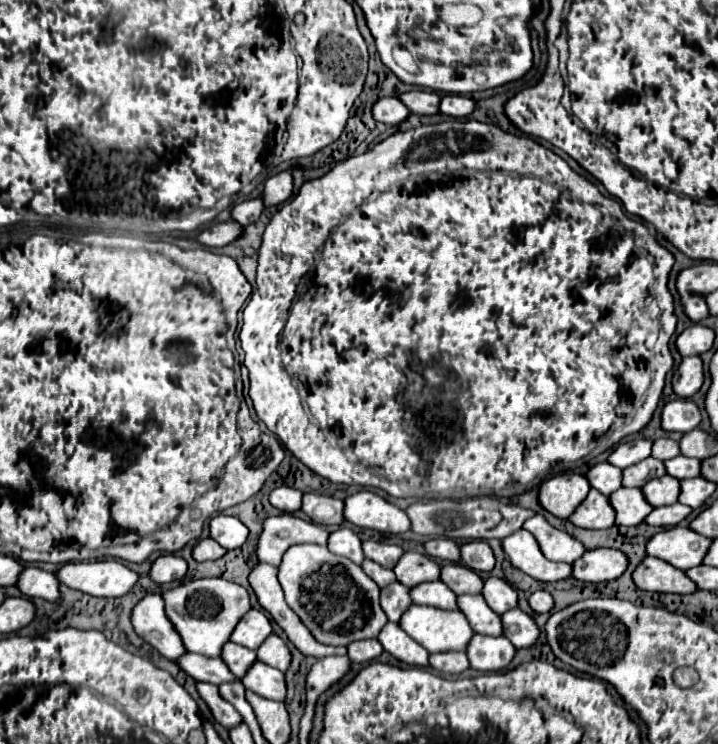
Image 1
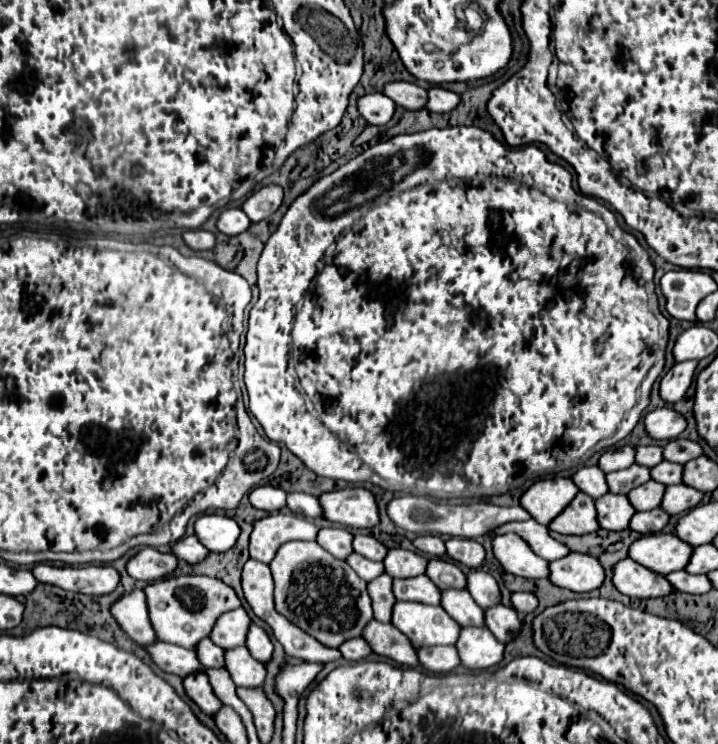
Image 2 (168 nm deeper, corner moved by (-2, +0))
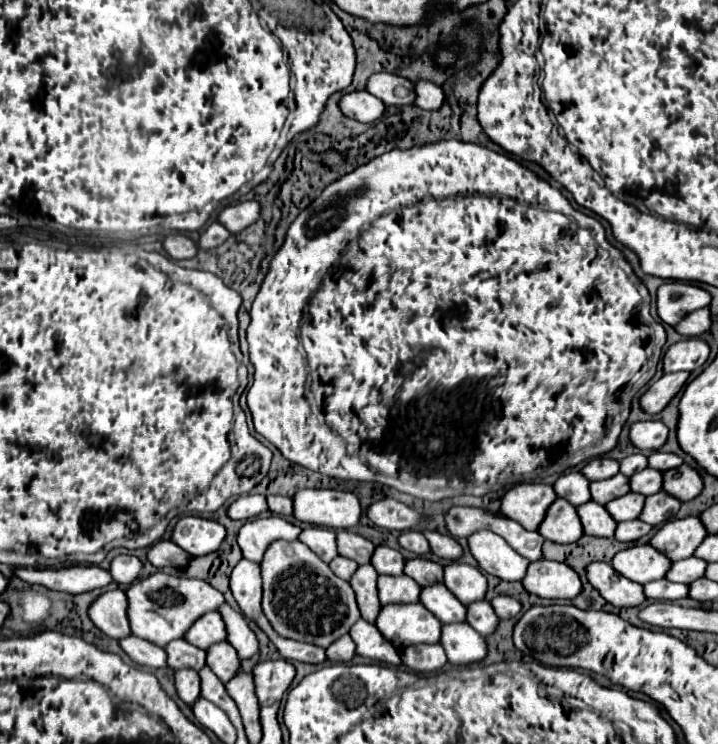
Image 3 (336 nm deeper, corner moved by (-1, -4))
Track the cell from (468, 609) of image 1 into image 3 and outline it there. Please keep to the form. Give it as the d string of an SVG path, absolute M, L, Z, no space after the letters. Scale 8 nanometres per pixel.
M433 584L421 588L421 604L431 610L443 624L447 622L465 622L465 604L461 604L451 590L443 584Z

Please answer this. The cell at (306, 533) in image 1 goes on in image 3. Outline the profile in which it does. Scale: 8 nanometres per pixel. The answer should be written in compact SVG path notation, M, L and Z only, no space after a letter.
M281 516L255 518L239 530L237 542L241 546L243 558L259 564L271 542L275 542L275 540L297 540L301 532L303 532L303 528L299 528L297 524L293 524Z

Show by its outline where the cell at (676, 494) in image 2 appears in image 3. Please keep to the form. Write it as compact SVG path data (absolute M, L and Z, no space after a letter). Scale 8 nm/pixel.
M659 492L659 494L647 496L645 508L643 508L639 520L657 526L657 524L663 524L663 522L675 518L679 508L681 508L681 502L677 498L671 498L667 492Z

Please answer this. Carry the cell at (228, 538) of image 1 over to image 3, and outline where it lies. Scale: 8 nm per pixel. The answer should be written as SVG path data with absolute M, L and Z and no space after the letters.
M185 516L175 526L173 542L193 556L205 556L219 550L225 534L225 528L217 520Z

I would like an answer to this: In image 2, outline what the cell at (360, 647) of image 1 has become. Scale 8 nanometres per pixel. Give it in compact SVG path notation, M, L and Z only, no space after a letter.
M352 638L348 642L344 642L340 648L342 652L342 658L348 660L348 662L358 662L358 660L364 660L372 650L370 646L364 642L364 638Z

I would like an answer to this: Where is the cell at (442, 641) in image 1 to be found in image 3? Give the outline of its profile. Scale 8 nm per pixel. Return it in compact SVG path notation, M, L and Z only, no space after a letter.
M387 604L381 608L375 624L379 632L389 642L393 642L399 650L407 646L415 646L415 644L437 644L439 630L443 628L443 624L435 618L435 614L431 614L423 604Z

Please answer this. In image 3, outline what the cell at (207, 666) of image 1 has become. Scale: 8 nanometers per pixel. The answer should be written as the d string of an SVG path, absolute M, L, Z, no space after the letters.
M131 636L131 638L123 638L119 644L135 664L147 668L167 668L167 652L155 646L153 642Z

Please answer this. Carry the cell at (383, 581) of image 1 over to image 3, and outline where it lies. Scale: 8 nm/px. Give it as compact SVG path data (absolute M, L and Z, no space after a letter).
M343 556L335 558L335 562L331 562L329 566L343 580L351 580L351 574L355 574L355 570L359 568L359 564L355 564L355 562L351 562L349 558L343 558Z

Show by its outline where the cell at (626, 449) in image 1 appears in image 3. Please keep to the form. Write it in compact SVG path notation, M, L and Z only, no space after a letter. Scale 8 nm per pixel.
M599 456L599 458L593 458L581 472L591 482L605 480L605 478L611 478L611 476L615 476L619 472L619 462L613 460L613 458L607 458L607 456Z

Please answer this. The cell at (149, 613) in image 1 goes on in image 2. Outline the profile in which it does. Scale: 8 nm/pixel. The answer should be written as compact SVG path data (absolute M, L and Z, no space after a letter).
M132 590L120 596L110 606L110 614L136 644L144 646L156 640L156 634L148 622L148 608L142 590Z

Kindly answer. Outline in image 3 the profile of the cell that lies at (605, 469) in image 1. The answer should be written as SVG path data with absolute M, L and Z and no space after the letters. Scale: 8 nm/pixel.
M569 472L563 474L555 484L555 492L559 498L567 498L573 506L581 506L583 502L591 500L589 492L589 480L581 472Z

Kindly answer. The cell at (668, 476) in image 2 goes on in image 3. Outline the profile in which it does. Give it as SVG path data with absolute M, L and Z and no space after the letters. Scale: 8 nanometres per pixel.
M645 468L639 474L633 474L631 476L631 490L645 494L645 496L657 494L659 490L663 490L663 472Z

